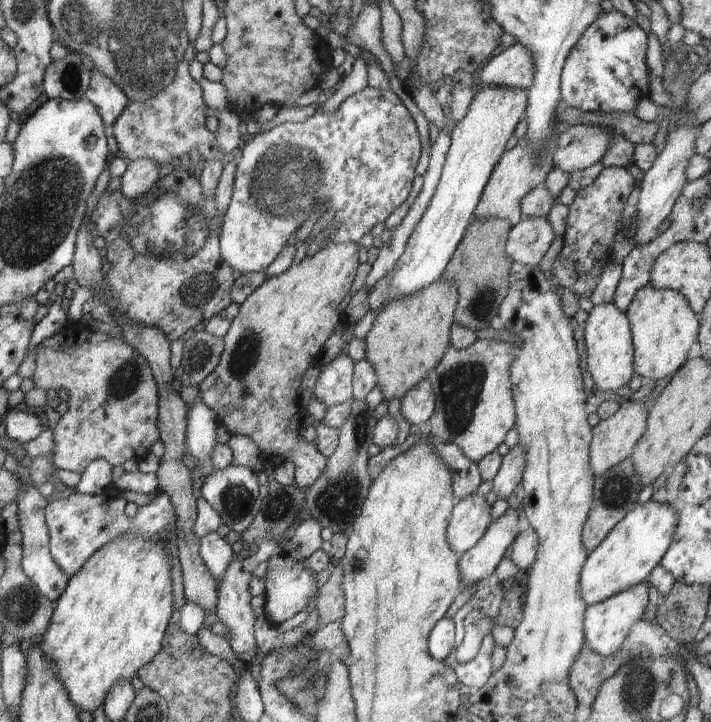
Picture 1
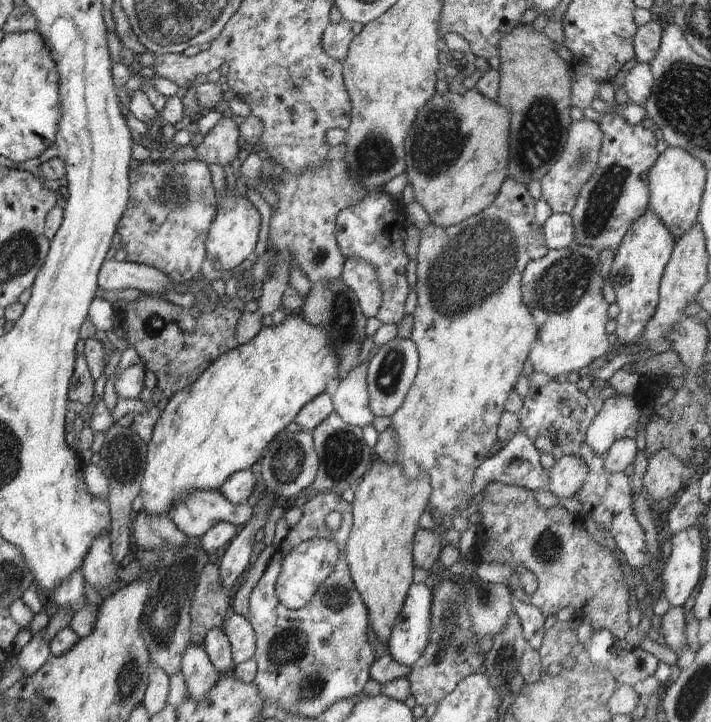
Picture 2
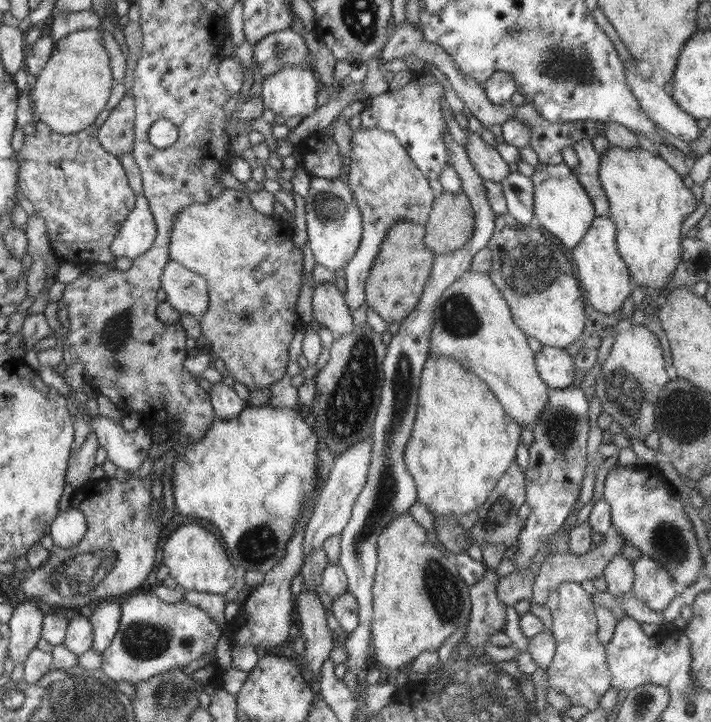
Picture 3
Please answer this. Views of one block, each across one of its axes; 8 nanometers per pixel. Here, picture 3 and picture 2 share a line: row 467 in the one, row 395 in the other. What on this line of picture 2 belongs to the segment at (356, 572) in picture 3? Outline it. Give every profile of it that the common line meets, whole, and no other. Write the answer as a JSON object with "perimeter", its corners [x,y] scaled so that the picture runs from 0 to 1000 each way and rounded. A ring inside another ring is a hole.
{"perimeter":[[[557,468],[532,482],[532,488],[518,501],[515,529],[519,543],[520,568],[526,576],[551,576],[565,562],[589,508],[589,490],[577,468]]]}

